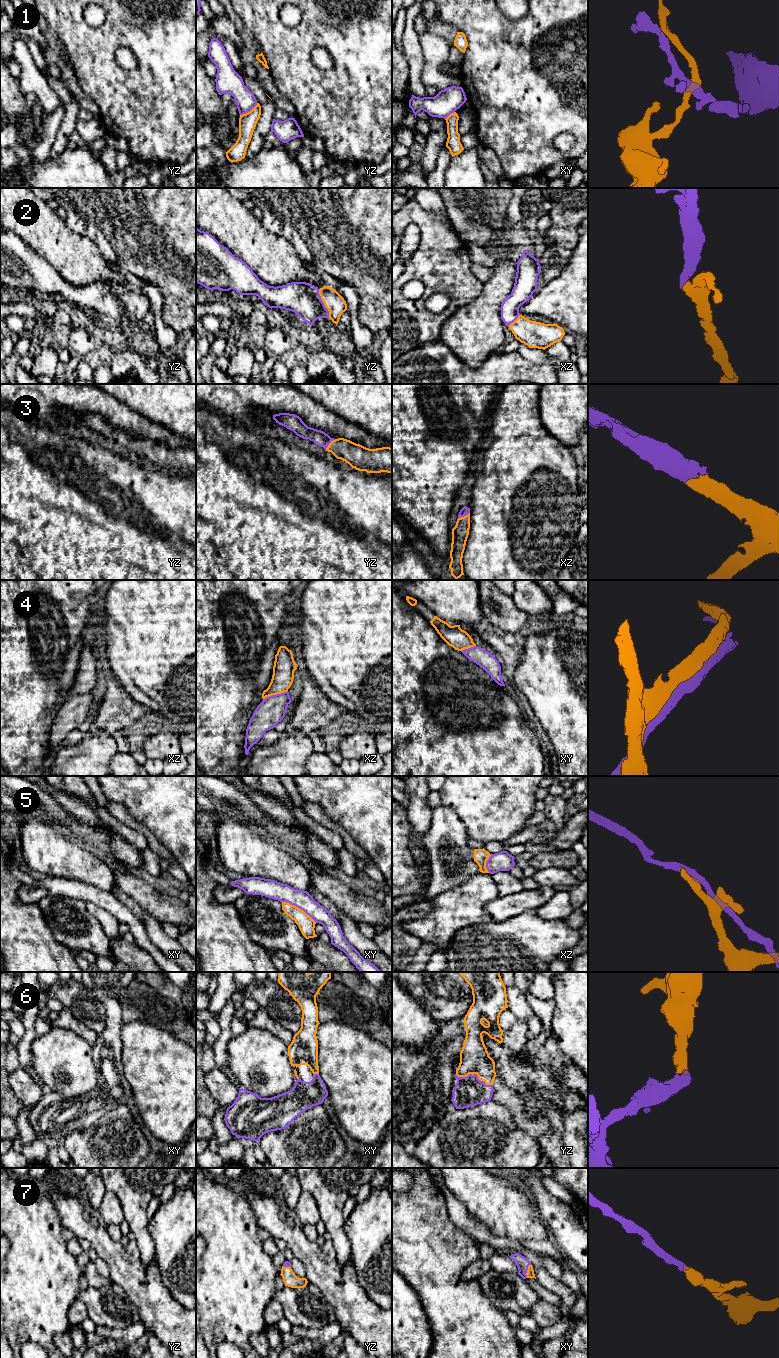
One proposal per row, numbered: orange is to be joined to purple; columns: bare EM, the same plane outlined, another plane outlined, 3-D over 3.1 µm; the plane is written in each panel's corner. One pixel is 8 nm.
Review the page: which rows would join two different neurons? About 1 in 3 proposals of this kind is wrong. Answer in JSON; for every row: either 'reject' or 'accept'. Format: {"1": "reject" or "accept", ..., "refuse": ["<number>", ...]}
{"1": "reject", "2": "accept", "3": "accept", "4": "reject", "5": "reject", "6": "accept", "7": "accept", "refuse": ["1", "4", "5"]}

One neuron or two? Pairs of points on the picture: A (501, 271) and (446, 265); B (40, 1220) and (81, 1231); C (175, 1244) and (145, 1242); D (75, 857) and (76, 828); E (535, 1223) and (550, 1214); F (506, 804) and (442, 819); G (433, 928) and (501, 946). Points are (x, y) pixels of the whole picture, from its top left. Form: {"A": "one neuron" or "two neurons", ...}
{"A": "two neurons", "B": "two neurons", "C": "two neurons", "D": "two neurons", "E": "two neurons", "F": "two neurons", "G": "two neurons"}

